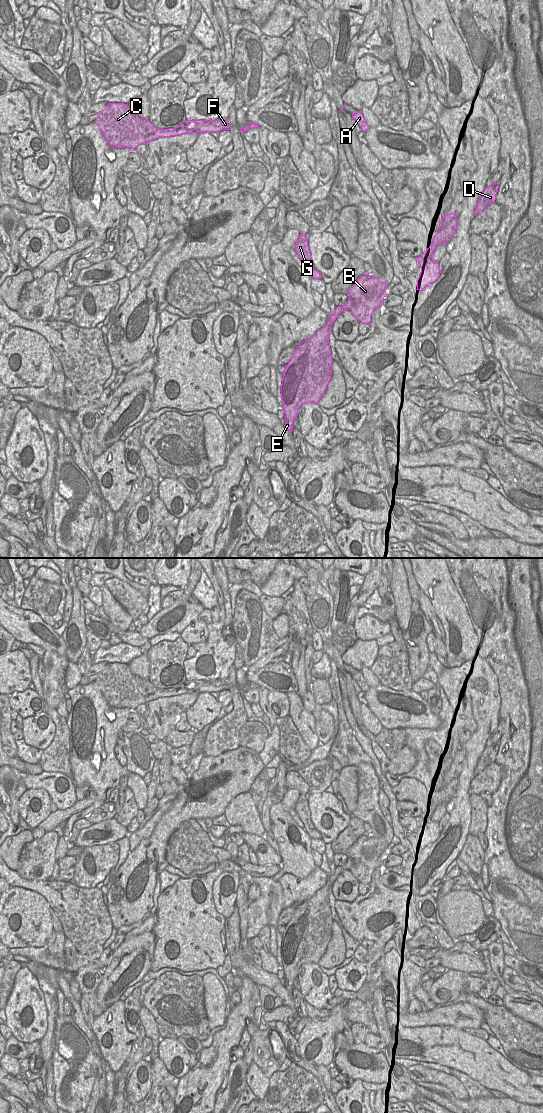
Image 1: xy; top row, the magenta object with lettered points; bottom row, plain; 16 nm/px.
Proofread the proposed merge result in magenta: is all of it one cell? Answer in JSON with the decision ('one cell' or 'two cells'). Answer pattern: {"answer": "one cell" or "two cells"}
{"answer": "two cells"}

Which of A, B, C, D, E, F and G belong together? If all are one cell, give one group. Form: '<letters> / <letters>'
A C D E F / B G

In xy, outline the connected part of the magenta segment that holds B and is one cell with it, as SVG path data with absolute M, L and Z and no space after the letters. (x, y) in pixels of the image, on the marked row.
M363 274L347 291L348 299L354 300L350 312L360 323L369 324L373 311L379 309L382 306L382 300L388 296L382 294L377 300L369 299L373 290L376 289L377 282L373 275Z

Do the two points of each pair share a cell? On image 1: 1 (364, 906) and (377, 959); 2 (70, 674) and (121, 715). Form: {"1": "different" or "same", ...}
{"1": "same", "2": "different"}

